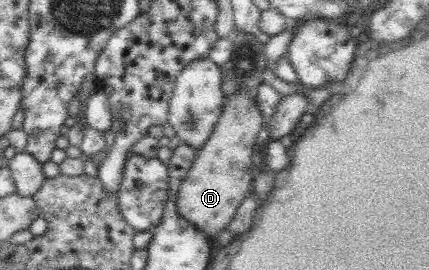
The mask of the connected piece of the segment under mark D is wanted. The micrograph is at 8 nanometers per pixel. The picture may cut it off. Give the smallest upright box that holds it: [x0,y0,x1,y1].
[176,90,266,237]

